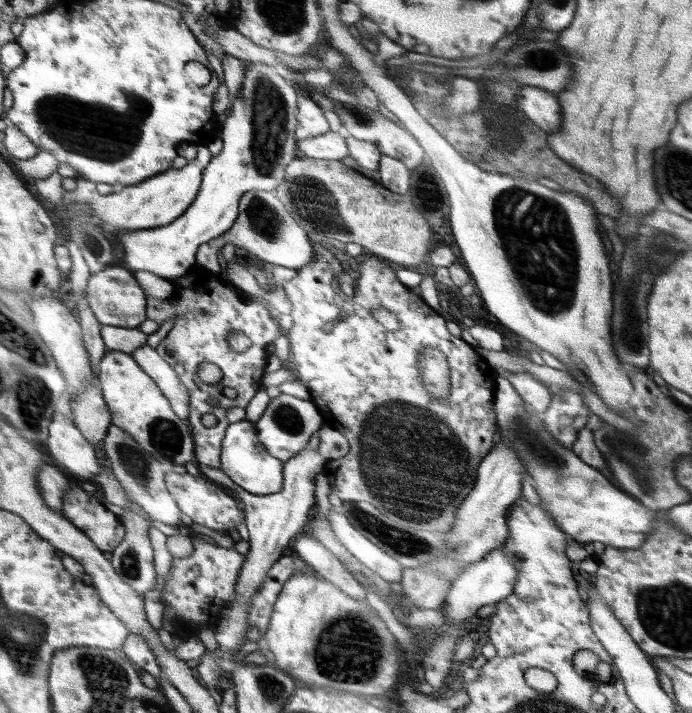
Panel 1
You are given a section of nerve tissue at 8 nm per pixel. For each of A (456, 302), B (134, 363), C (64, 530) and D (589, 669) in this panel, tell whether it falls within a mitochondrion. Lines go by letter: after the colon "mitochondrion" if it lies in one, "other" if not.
A: other
B: other
C: other
D: mitochondrion

